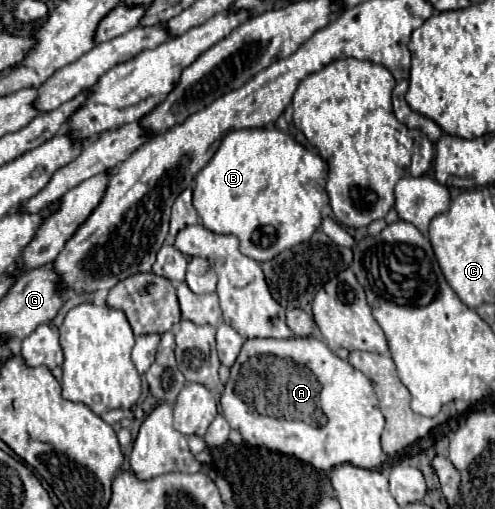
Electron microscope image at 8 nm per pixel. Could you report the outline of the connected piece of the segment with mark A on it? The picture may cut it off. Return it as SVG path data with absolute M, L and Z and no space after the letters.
M316 337L246 339L236 363L230 369L220 405L230 427L240 431L246 443L294 455L322 471L330 471L332 467L344 463L376 469L386 459L380 447L384 417L370 379L348 361L336 357L330 347Z

